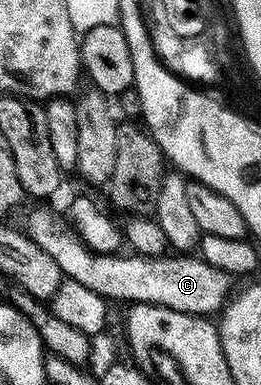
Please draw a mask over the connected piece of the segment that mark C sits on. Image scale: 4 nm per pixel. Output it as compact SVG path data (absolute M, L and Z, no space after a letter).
M41 213L27 228L32 237L55 263L59 263L62 274L70 281L83 283L91 291L113 301L129 301L128 303L144 303L162 305L171 311L192 313L194 315L220 314L230 300L229 288L235 285L234 278L219 271L219 267L211 267L211 263L201 260L197 255L166 255L163 257L147 257L140 255L110 255L97 253L87 246L79 236L68 229L57 229L53 217L49 213Z

